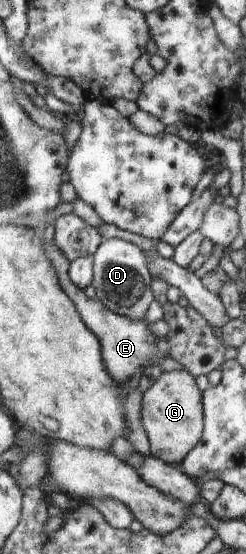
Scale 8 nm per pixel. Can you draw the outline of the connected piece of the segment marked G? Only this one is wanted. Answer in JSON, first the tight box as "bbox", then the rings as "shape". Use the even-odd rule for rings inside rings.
{"bbox":[141,370,204,464],"shape":[[[186,370],[163,371],[142,396],[141,422],[153,457],[165,464],[182,462],[197,446],[204,430],[201,392],[197,388],[196,378]]]}

